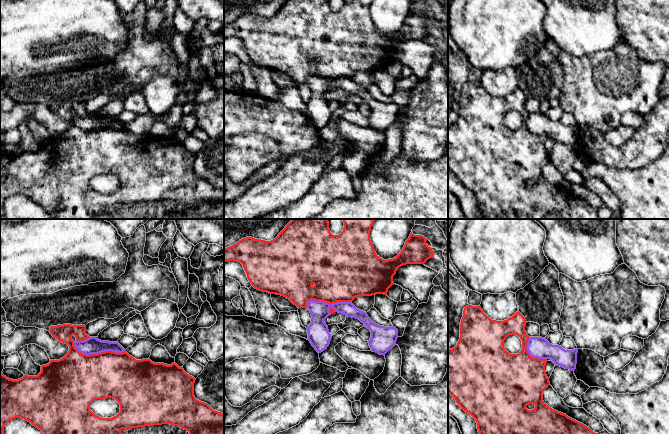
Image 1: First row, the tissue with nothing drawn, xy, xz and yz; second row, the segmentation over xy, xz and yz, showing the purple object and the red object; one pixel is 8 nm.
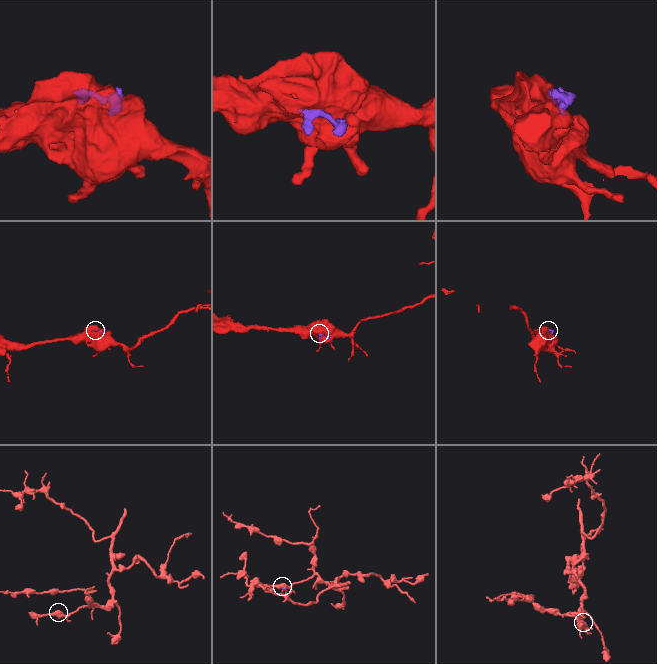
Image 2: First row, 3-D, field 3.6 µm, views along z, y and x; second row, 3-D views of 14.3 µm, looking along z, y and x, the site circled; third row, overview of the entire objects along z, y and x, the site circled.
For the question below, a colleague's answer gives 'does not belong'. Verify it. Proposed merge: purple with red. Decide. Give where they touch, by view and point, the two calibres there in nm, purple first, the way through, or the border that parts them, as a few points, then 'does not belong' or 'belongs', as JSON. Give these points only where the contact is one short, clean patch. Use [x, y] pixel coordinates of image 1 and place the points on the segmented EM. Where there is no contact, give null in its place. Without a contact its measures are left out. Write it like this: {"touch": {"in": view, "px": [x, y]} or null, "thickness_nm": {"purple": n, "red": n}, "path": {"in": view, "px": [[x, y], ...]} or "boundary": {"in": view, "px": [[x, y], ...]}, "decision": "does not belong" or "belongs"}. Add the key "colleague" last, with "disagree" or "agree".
{"touch": {"in": "xy", "px": [98, 352]}, "thickness_nm": {"purple": 140, "red": 400}, "decision": "does not belong", "colleague": "agree"}

